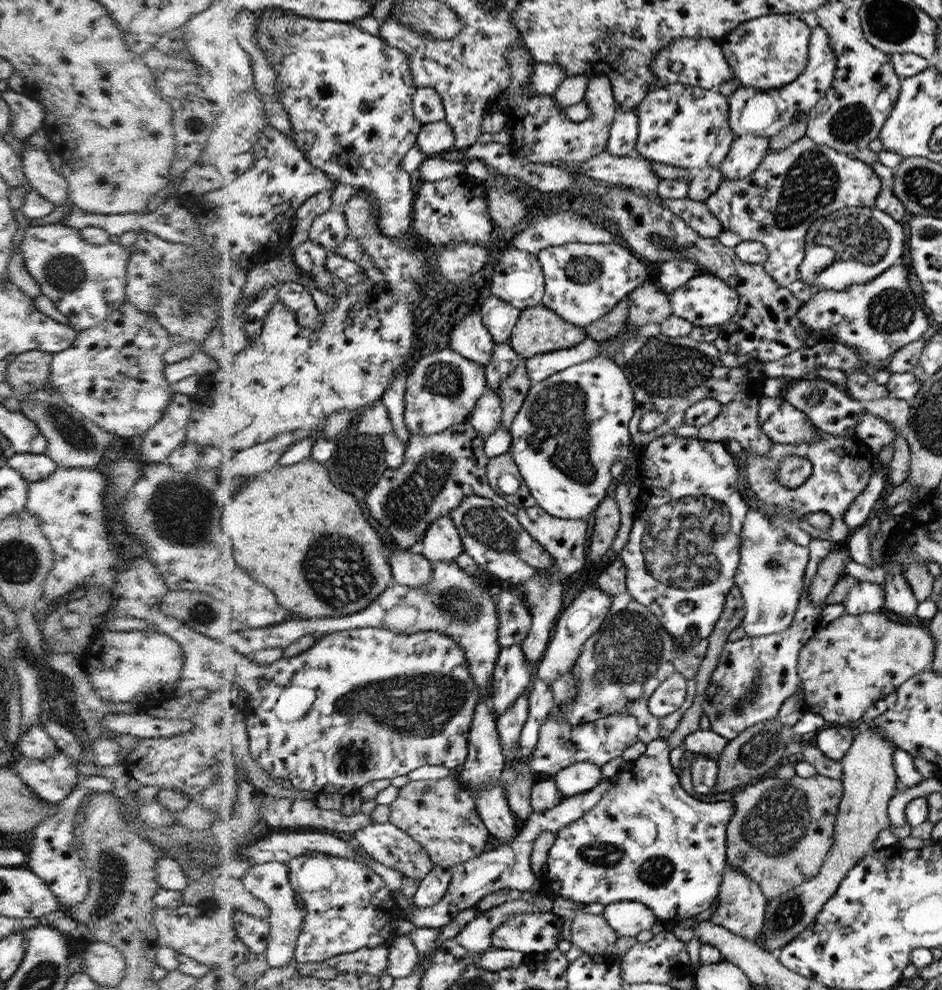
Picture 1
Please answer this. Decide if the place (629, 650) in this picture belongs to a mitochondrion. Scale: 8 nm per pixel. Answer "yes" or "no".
yes

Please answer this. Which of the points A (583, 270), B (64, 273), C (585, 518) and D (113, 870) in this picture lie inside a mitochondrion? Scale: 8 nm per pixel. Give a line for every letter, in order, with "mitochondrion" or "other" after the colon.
A: mitochondrion
B: mitochondrion
C: other
D: mitochondrion

